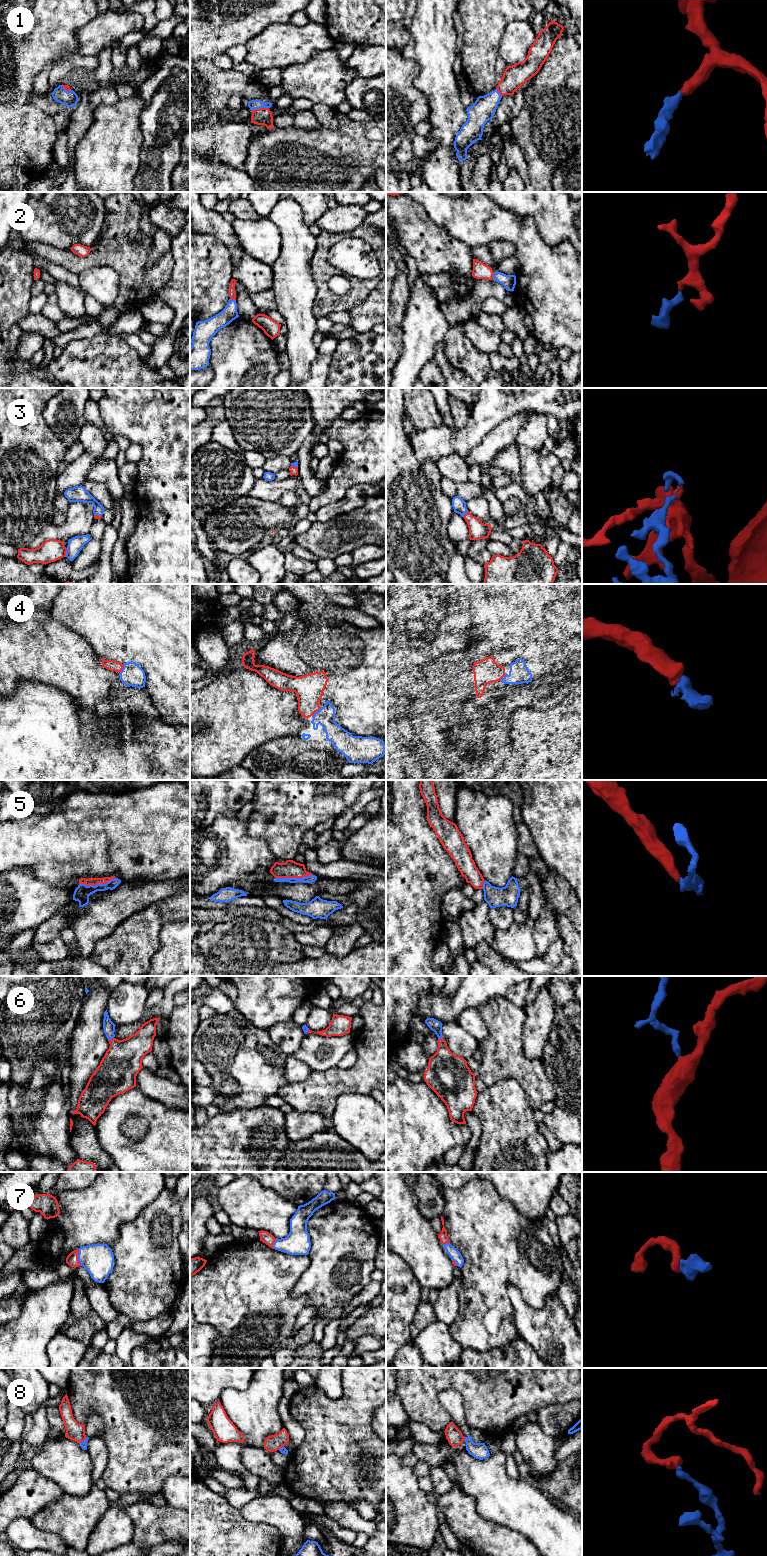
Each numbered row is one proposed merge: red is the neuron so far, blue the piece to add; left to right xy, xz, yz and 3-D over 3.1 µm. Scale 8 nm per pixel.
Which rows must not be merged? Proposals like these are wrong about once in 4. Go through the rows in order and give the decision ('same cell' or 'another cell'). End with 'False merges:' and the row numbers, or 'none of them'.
1: same cell
2: same cell
3: same cell
4: same cell
5: same cell
6: same cell
7: same cell
8: another cell
False merges: 8

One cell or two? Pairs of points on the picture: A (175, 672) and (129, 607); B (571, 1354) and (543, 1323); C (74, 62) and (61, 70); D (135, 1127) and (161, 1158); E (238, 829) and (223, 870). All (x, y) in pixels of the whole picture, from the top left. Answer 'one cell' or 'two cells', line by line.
A: one cell
B: one cell
C: one cell
D: one cell
E: one cell

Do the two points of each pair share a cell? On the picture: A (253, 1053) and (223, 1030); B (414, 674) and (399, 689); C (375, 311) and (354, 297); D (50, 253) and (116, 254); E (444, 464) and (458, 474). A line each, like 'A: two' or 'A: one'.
A: one
B: one
C: two
D: one
E: one

